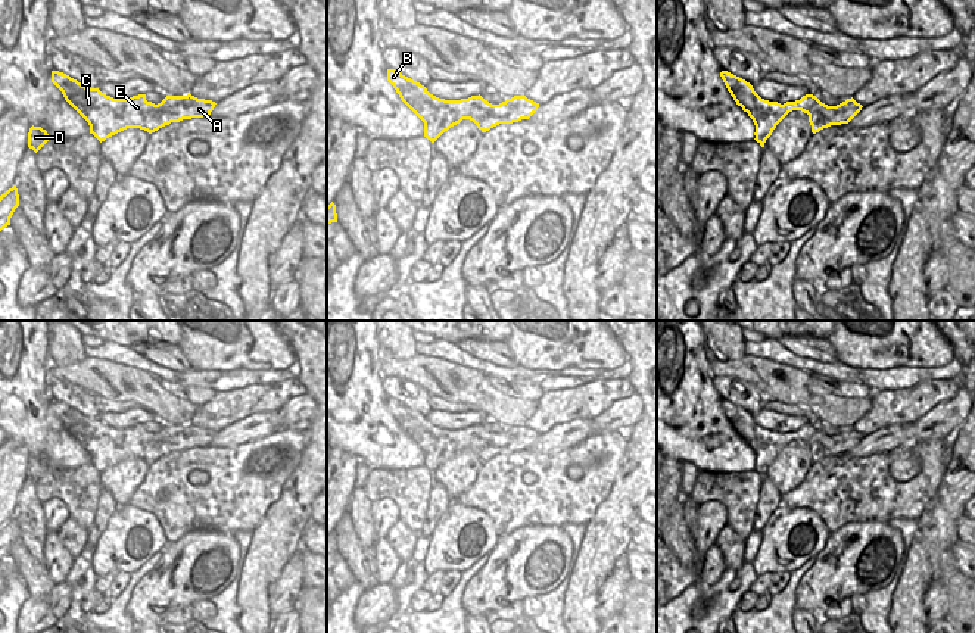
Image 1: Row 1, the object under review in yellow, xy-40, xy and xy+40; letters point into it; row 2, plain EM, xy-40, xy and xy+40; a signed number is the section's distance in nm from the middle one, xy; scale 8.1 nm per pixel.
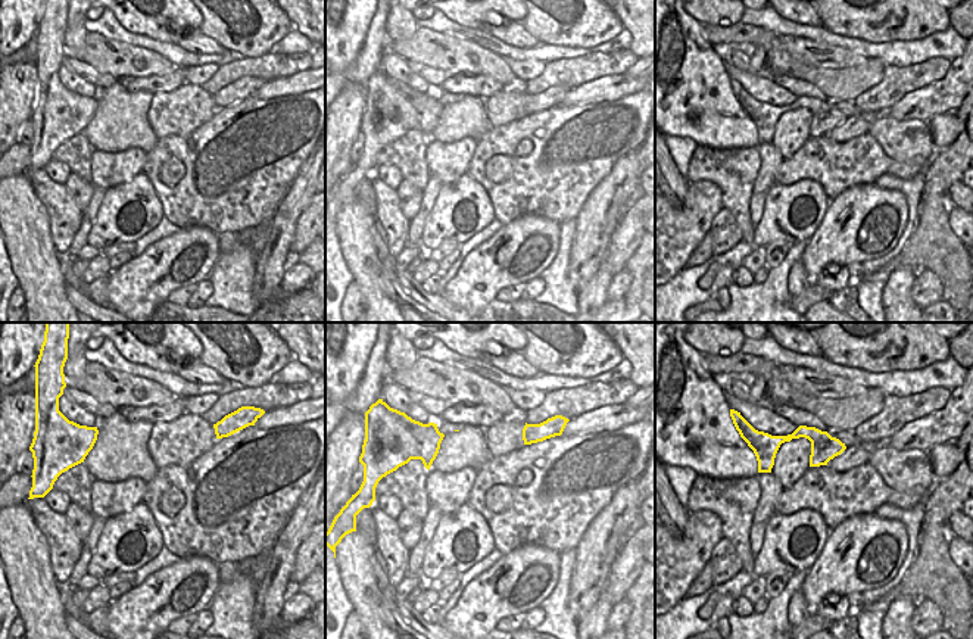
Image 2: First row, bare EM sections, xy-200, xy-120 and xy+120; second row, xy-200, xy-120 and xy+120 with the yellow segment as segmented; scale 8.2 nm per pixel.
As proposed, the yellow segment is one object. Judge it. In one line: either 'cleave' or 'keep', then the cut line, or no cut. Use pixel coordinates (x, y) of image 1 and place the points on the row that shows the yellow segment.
cleave | xy-40 (149, 102), (155, 108), (146, 115), (142, 128)

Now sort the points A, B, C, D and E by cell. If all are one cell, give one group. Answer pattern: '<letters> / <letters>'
A / B C D E

